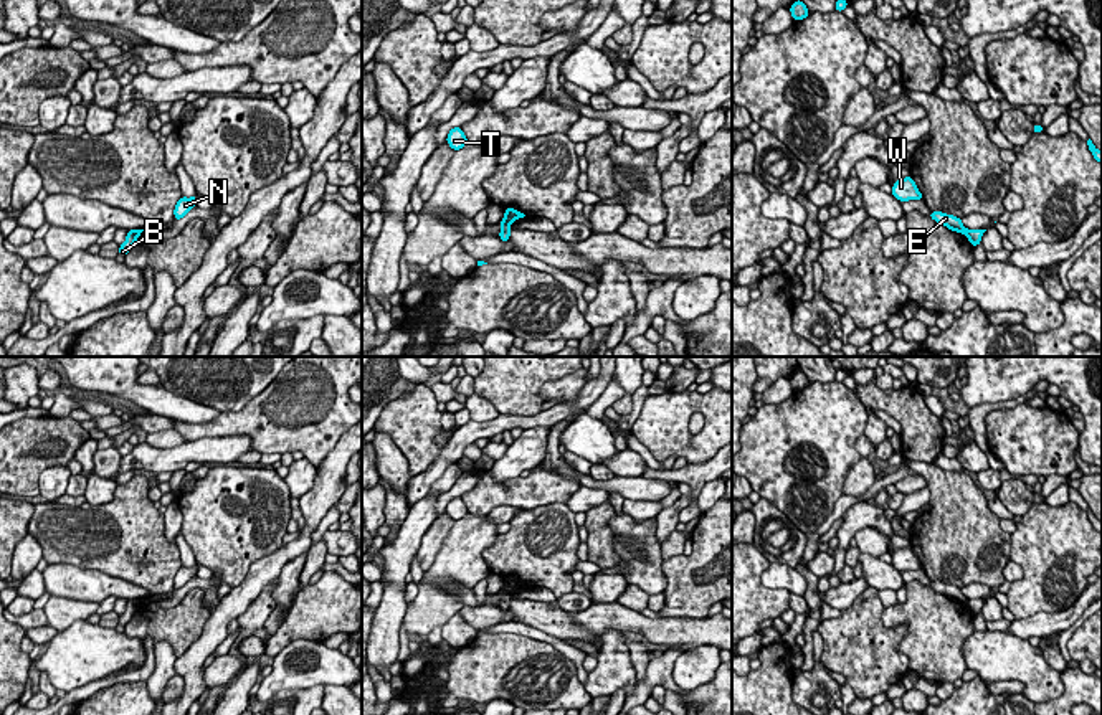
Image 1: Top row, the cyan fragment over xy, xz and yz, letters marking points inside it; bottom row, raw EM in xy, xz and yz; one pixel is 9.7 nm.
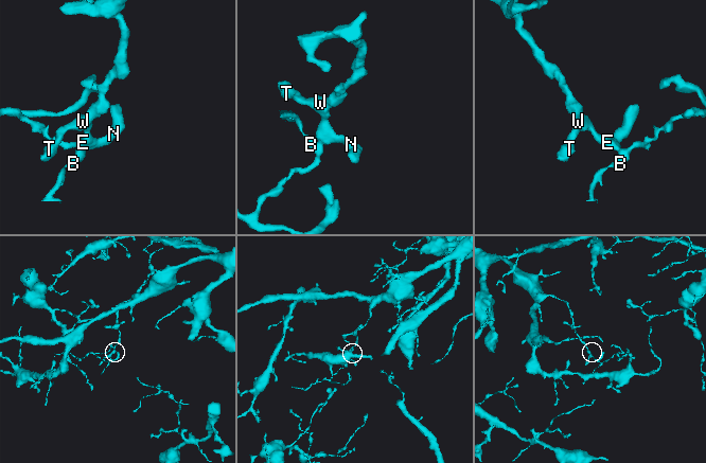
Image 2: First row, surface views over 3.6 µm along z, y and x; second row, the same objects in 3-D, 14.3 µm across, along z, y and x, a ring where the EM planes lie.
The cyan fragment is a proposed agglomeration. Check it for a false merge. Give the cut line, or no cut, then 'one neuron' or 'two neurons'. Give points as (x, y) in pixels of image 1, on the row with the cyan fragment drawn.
cut in xz along (503, 218), (509, 223); two neurons

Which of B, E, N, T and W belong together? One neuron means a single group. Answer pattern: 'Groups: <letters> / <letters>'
Groups: B / E N T W

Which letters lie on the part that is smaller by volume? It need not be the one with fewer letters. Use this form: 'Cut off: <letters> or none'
Cut off: B

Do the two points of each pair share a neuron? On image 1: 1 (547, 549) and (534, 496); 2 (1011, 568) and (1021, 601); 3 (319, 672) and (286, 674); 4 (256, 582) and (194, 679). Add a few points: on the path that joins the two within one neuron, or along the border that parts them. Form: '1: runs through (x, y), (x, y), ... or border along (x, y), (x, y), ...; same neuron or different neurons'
1: border along (565, 502), (550, 502), (522, 511); different neurons
2: border along (1010, 558), (1023, 573), (1013, 583); different neurons
3: runs through (311, 672), (294, 674); same neuron
4: runs through (232, 606), (218, 620), (215, 633), (197, 654); same neuron

